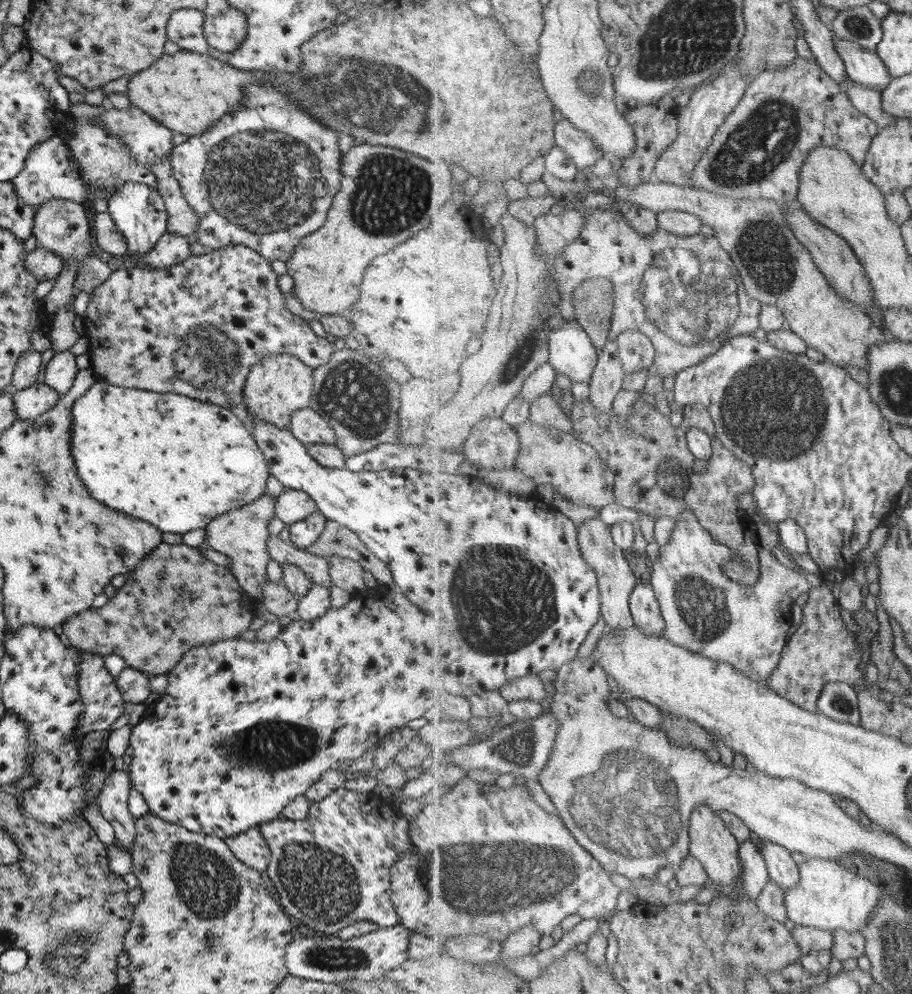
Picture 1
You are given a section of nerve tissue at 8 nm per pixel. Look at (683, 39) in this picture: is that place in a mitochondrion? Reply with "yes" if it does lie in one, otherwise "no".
yes

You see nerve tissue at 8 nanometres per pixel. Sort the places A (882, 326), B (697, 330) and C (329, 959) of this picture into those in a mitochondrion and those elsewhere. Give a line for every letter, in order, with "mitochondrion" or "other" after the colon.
A: other
B: mitochondrion
C: mitochondrion

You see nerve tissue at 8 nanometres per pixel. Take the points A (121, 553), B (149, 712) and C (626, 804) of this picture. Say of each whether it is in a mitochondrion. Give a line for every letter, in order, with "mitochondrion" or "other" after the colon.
A: other
B: other
C: mitochondrion

